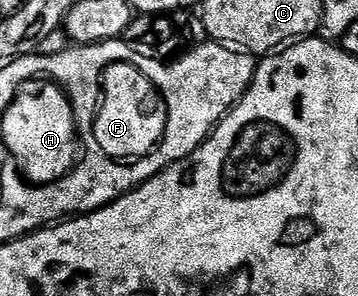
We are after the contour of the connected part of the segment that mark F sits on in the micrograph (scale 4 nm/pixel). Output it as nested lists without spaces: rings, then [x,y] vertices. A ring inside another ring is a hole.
[[[113,58],[112,61],[105,62],[104,66],[97,71],[93,110],[82,120],[87,127],[83,137],[89,137],[92,142],[96,142],[98,150],[104,148],[108,152],[108,156],[130,156],[130,154],[138,154],[138,152],[144,154],[144,150],[148,150],[156,142],[158,136],[160,136],[160,147],[164,146],[164,142],[167,142],[171,121],[172,109],[163,86],[160,86],[150,73],[143,70],[143,66],[137,66],[133,60]]]

